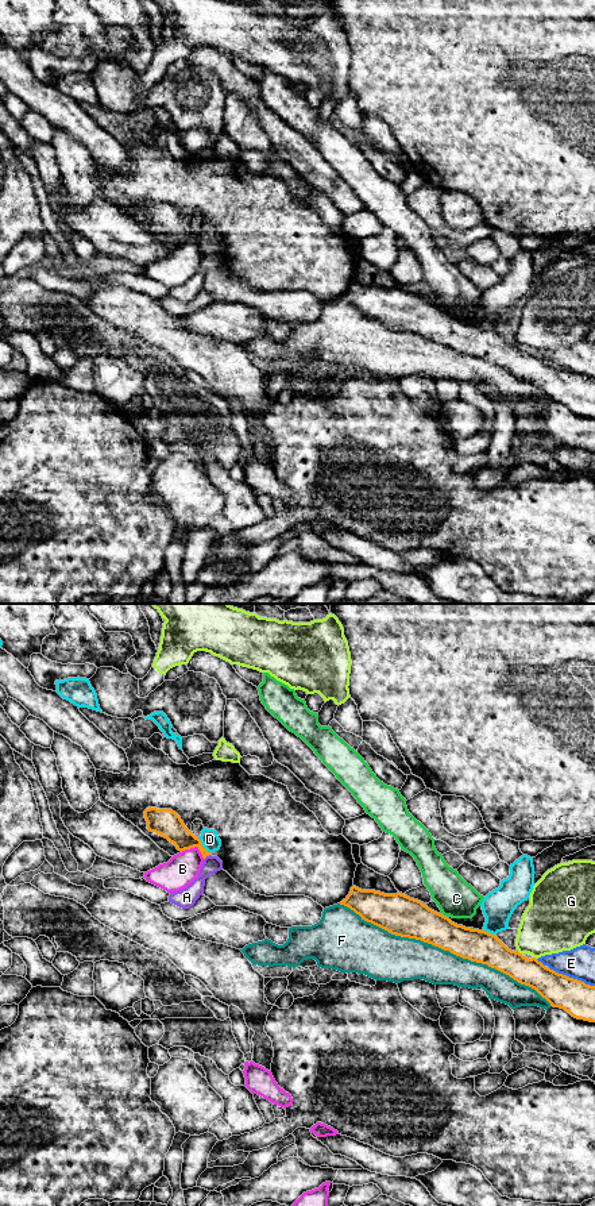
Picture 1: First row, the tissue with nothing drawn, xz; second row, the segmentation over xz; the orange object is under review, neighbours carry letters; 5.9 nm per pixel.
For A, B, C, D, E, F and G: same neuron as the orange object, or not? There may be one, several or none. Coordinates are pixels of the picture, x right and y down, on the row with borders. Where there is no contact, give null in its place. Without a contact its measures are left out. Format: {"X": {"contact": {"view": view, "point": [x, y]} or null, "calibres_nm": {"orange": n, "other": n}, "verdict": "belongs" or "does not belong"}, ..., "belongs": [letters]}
{"A": {"contact": {"view": "xz", "point": [207, 855]}, "calibres_nm": {"orange": 140, "other": 100}, "verdict": "does not belong"}, "B": {"contact": {"view": "xz", "point": [194, 846]}, "calibres_nm": {"orange": 160, "other": 190}, "verdict": "does not belong"}, "C": {"contact": {"view": "xz", "point": [470, 928]}, "calibres_nm": {"orange": 190, "other": 20}, "verdict": "does not belong"}, "D": {"contact": {"view": "xz", "point": [201, 846]}, "calibres_nm": {"orange": 160, "other": 110}, "verdict": "does not belong"}, "E": {"contact": {"view": "xz", "point": [572, 978]}, "calibres_nm": {"orange": 200, "other": 190}, "verdict": "does not belong"}, "F": {"contact": {"view": "xz", "point": [445, 950]}, "calibres_nm": {"orange": 220, "other": 260}, "verdict": "does not belong"}, "G": {"contact": {"view": "xz", "point": [518, 952]}, "calibres_nm": {"orange": 190, "other": 340}, "verdict": "does not belong"}, "belongs": []}

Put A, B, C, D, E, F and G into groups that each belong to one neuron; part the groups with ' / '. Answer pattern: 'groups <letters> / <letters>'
groups A / B / C / D / E / F / G

